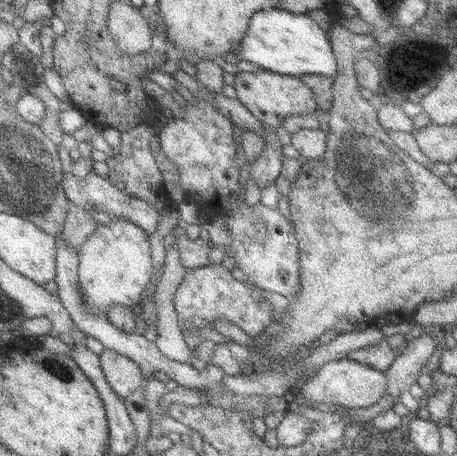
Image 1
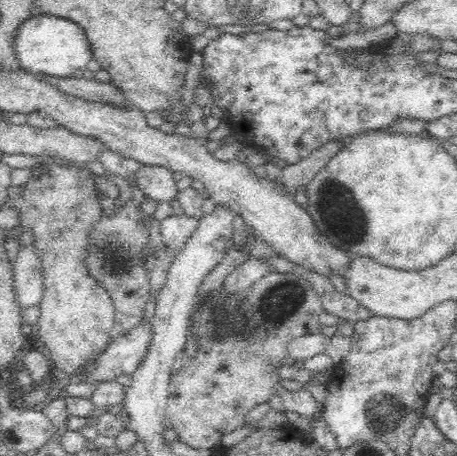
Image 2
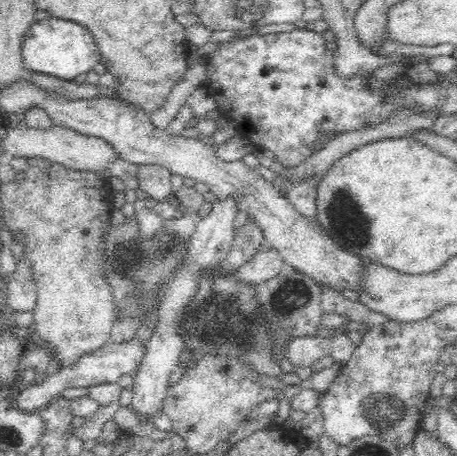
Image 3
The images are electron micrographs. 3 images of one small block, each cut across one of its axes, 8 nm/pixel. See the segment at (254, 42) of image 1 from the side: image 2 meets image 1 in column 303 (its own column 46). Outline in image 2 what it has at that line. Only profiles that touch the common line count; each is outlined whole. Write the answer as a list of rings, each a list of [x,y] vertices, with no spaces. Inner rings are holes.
[[[48,14],[36,18],[30,16],[26,22],[22,22],[14,38],[14,56],[24,72],[54,78],[72,78],[78,70],[86,70],[88,62],[92,60],[90,44],[82,28],[78,28],[74,22],[68,22],[66,18]]]

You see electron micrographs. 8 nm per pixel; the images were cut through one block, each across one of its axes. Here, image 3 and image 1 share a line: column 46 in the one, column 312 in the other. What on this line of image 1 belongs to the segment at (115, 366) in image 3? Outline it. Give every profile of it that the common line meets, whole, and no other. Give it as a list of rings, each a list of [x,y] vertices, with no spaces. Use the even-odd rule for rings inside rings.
[[[349,356],[345,360],[333,360],[327,362],[321,370],[313,372],[305,386],[301,386],[301,396],[305,398],[307,406],[311,408],[345,408],[345,410],[363,410],[373,404],[381,404],[387,396],[389,378],[387,374],[363,366],[357,360],[351,360]]]

